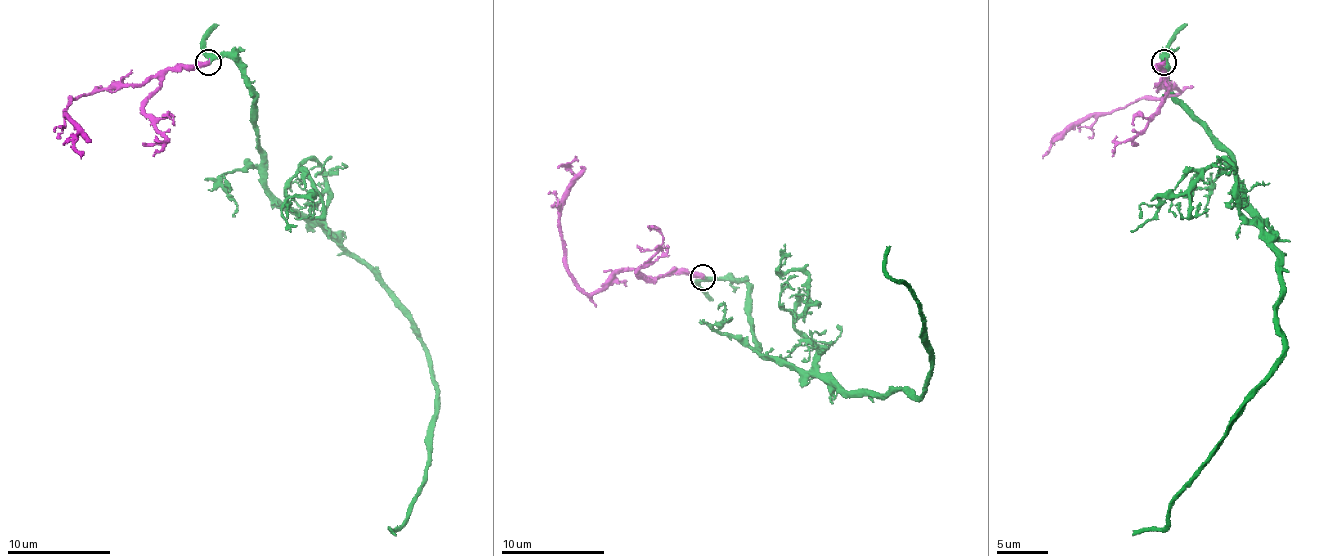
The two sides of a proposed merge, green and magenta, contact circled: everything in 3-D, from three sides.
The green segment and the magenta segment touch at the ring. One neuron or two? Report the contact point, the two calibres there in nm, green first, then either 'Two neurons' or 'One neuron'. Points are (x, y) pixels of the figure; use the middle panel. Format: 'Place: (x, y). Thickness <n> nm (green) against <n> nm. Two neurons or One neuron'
Place: (702, 277). Thickness 280 nm (green) against 420 nm. One neuron

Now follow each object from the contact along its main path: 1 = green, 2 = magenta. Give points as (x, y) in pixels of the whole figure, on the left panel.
1: (207, 61), (230, 56), (251, 92), (272, 193), (351, 252), (426, 352), (436, 393), (431, 460), (395, 535)
2: (207, 61), (171, 67), (140, 85), (71, 97), (66, 113), (79, 128), (73, 149), (81, 159)

